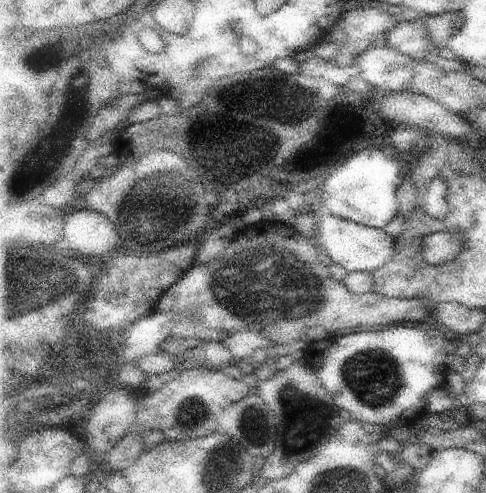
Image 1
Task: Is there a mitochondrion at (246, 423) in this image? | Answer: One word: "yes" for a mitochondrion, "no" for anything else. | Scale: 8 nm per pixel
yes

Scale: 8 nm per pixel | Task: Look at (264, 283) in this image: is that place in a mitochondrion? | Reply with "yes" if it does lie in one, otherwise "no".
yes

